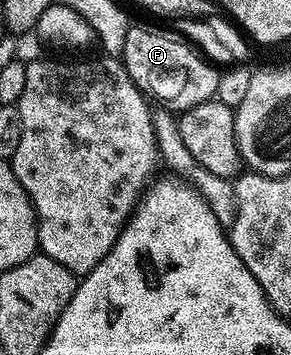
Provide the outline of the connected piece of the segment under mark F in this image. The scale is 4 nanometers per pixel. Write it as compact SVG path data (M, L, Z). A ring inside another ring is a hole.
M129 26L122 62L142 94L153 100L156 98L157 104L176 113L202 105L213 98L218 89L220 71L183 35L172 29L163 31L160 27Z

